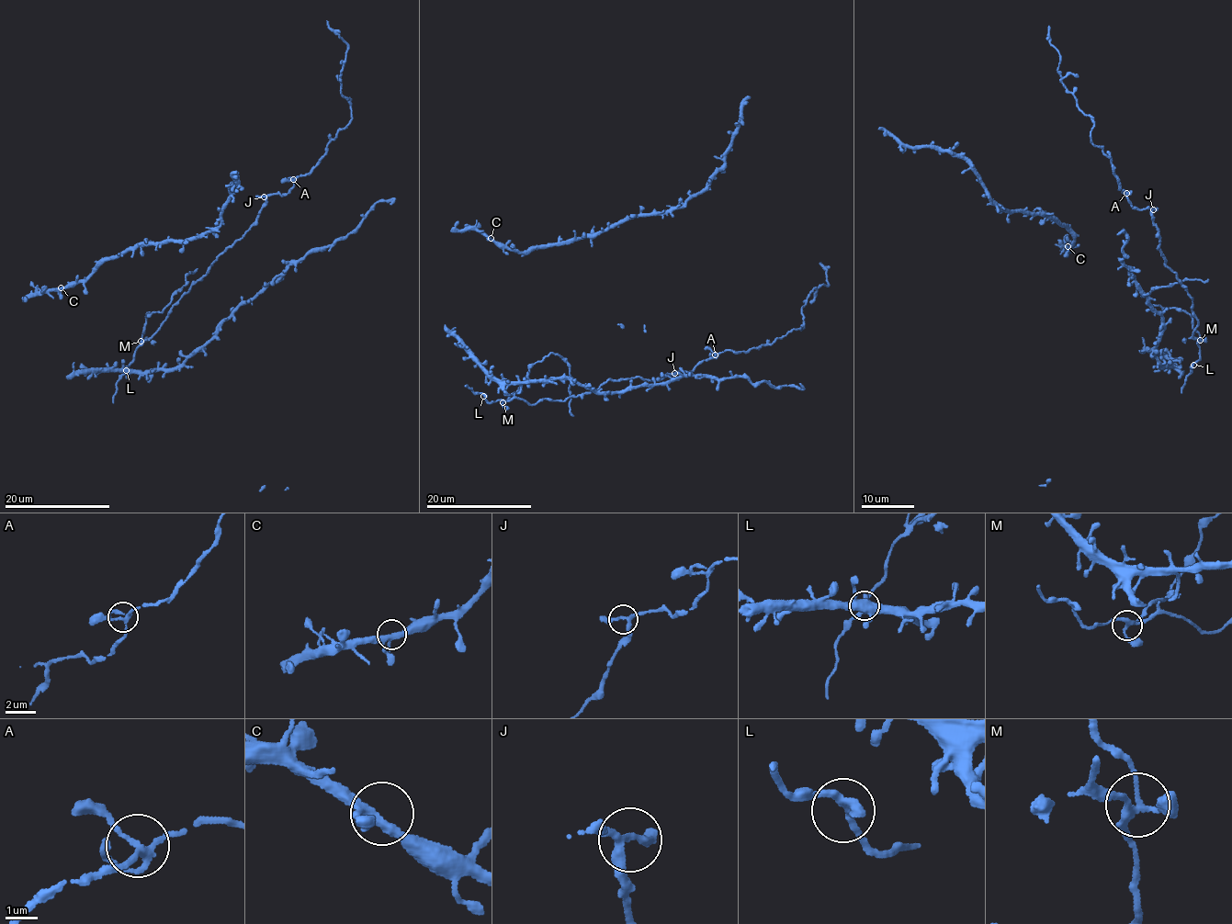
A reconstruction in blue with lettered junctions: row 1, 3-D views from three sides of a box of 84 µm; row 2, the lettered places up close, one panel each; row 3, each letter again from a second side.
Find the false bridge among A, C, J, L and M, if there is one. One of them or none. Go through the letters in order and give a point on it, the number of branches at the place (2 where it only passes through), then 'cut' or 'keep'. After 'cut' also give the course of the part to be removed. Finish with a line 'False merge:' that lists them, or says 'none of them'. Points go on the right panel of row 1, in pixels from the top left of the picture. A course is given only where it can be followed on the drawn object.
A: place (1126, 193); branches 4; keep
C: place (1068, 246); branches 3; keep
J: place (1153, 209); branches 3; keep
L: place (1193, 365); branches 3; keep
M: place (1200, 340); branches 4; cut; course (1200, 340), (1189, 314), (1150, 305), (1147, 299), (1158, 287), (1183, 280), (1208, 279)
False merge: M

